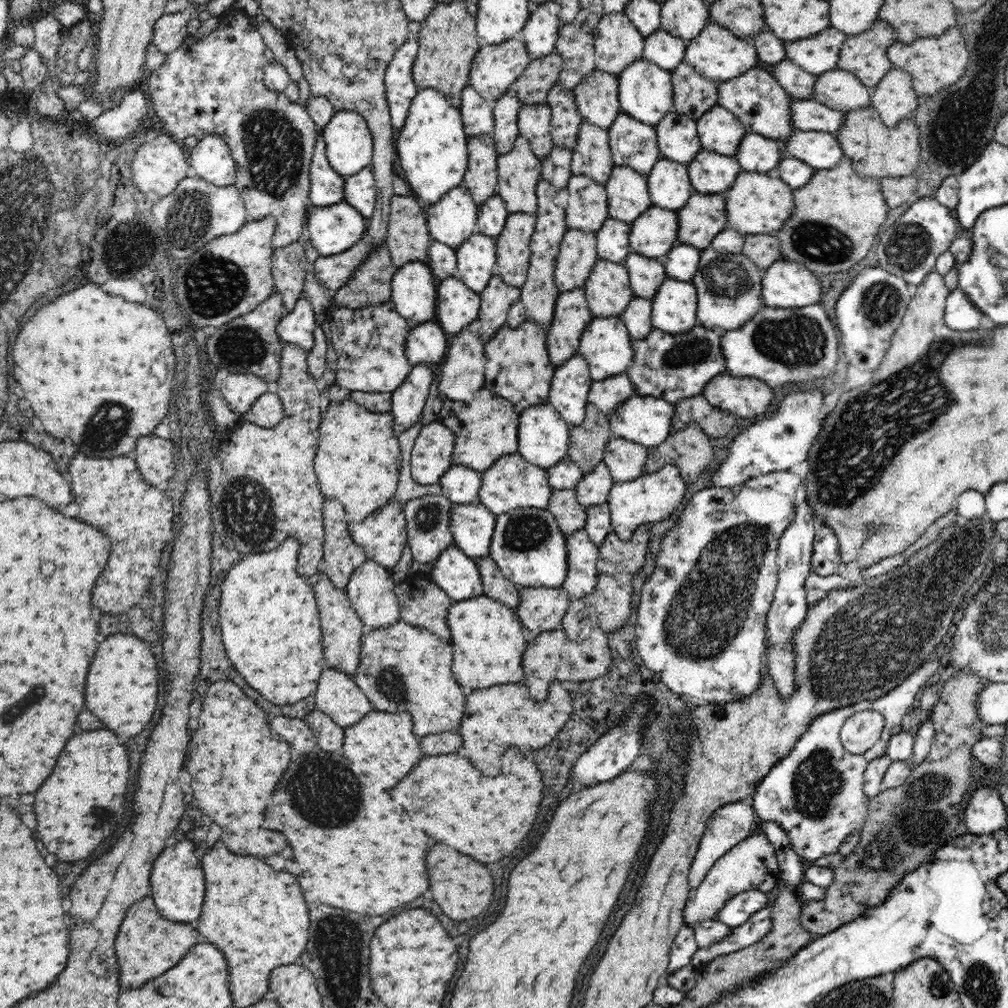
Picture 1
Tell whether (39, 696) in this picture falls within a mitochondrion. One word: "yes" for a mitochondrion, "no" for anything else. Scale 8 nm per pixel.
yes

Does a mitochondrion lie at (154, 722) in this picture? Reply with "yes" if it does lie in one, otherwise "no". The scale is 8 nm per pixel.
no

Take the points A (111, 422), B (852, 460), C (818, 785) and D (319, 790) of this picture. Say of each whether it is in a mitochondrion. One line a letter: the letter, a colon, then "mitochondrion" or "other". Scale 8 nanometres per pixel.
A: mitochondrion
B: mitochondrion
C: mitochondrion
D: mitochondrion

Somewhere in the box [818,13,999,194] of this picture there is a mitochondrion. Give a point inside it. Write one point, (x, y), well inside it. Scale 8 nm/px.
(949, 147)

